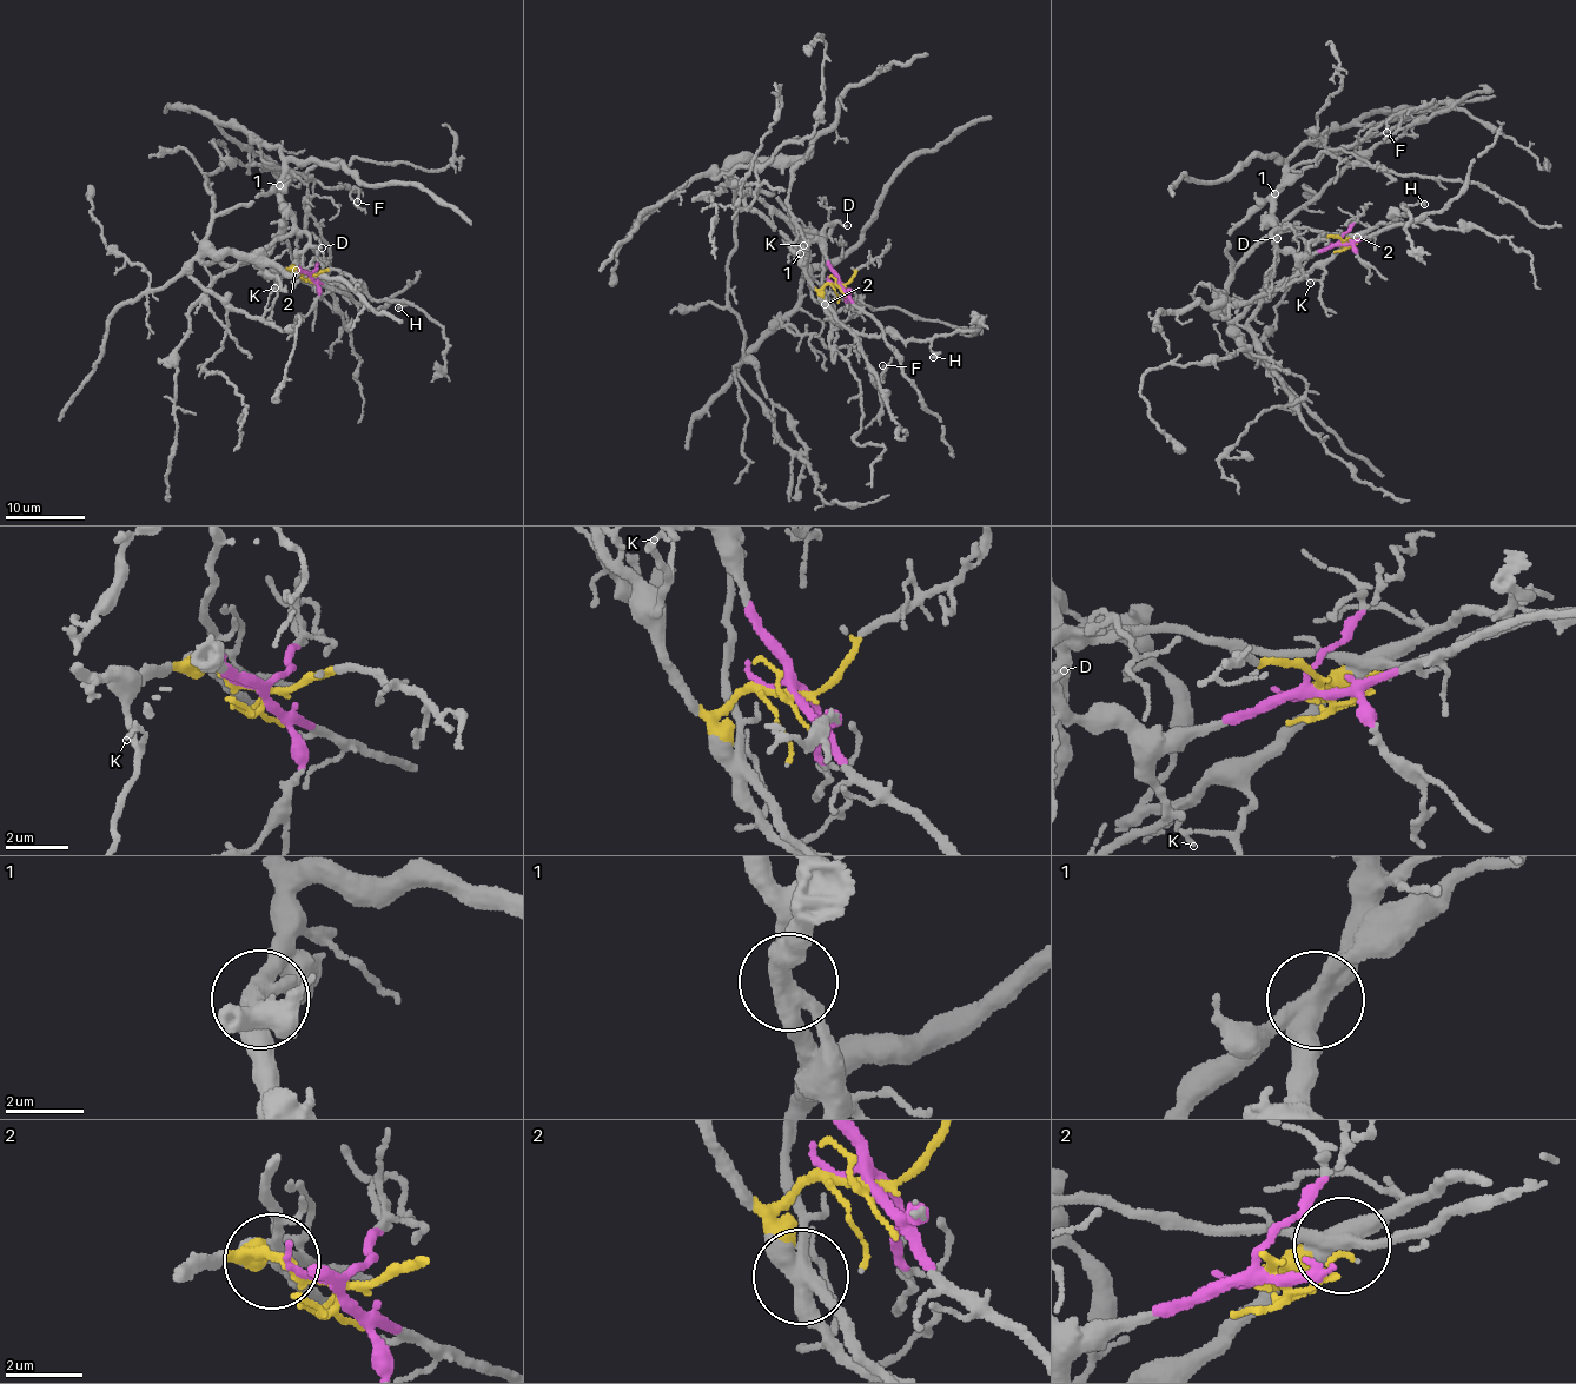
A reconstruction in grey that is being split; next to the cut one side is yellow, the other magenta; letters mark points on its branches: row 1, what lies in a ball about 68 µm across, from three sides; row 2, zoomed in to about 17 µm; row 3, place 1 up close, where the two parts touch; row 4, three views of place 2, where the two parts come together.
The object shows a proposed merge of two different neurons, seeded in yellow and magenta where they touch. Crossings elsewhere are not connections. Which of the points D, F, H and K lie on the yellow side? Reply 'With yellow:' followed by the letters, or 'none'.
With yellow: H, K

